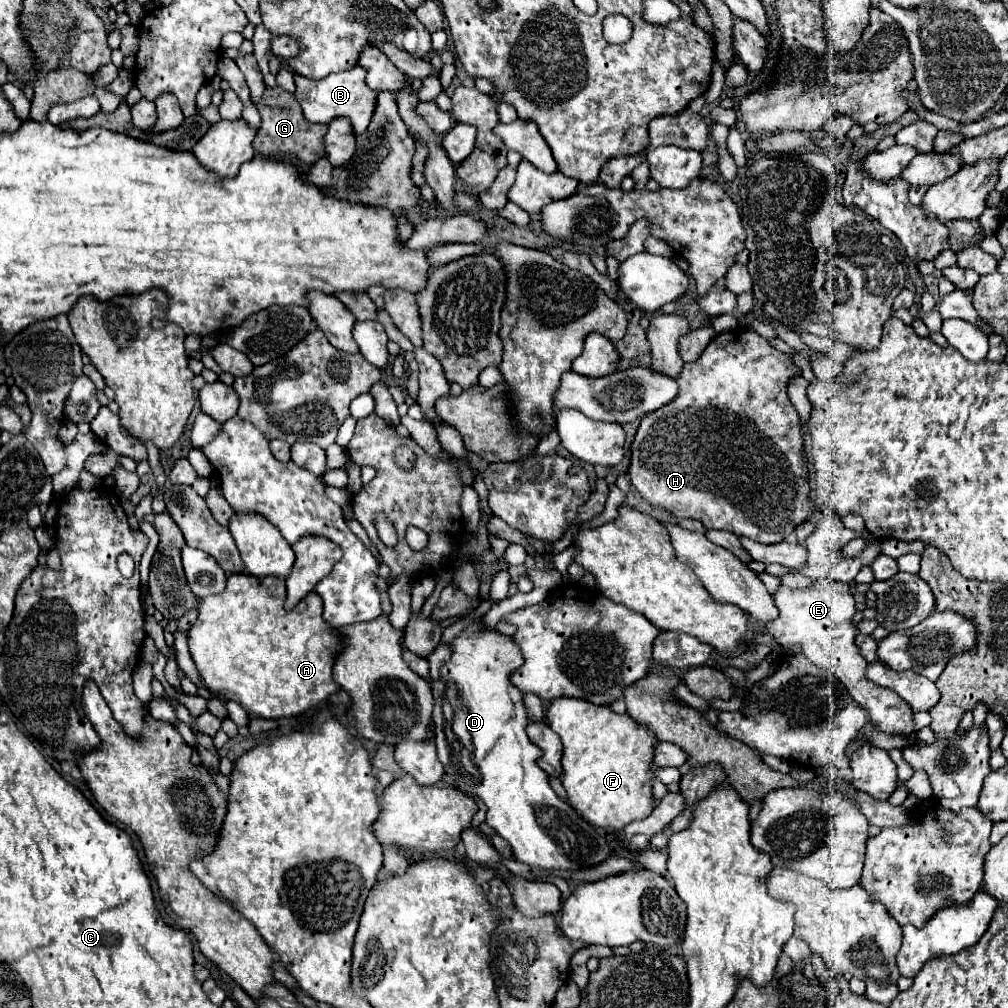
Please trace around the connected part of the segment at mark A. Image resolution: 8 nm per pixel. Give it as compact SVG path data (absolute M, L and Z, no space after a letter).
M230 574L226 588L220 594L198 602L198 618L188 630L188 648L204 686L236 700L248 714L270 720L294 718L316 710L340 690L332 678L340 638L322 618L322 598L316 592L310 592L290 612L284 610L284 600L284 578L248 578L248 574Z

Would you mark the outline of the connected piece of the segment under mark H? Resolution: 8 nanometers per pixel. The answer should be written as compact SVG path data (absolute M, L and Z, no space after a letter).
M734 328L730 332L722 332L718 334L708 348L702 352L702 356L696 362L688 362L684 366L684 370L680 372L680 394L676 396L676 402L670 402L668 406L648 414L642 418L634 442L630 446L632 452L632 462L630 462L630 482L632 486L642 494L644 500L648 500L654 506L660 506L676 516L682 518L696 518L700 520L706 528L716 528L716 530L728 530L734 532L738 536L748 536L756 542L762 544L778 544L782 540L786 540L794 528L798 524L802 524L804 520L808 520L814 512L814 504L810 502L808 494L810 494L810 486L808 486L808 468L806 468L806 456L802 450L802 432L800 432L800 418L798 412L794 412L788 394L786 394L786 386L788 380L792 376L796 376L800 370L796 368L796 364L792 362L790 354L778 352L774 350L762 336L758 336L754 330L746 330L746 328Z

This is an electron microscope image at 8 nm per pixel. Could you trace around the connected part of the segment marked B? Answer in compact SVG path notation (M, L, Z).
M354 66L354 68L344 70L344 72L328 74L322 80L310 80L310 78L304 78L304 76L296 74L294 76L294 82L296 82L294 96L304 110L304 118L308 122L314 122L314 124L328 124L330 120L334 120L338 116L344 116L344 118L350 120L354 134L362 134L366 130L370 118L372 118L374 102L376 102L376 92L368 90L368 86L364 82L364 76L366 74L364 74L362 66Z

